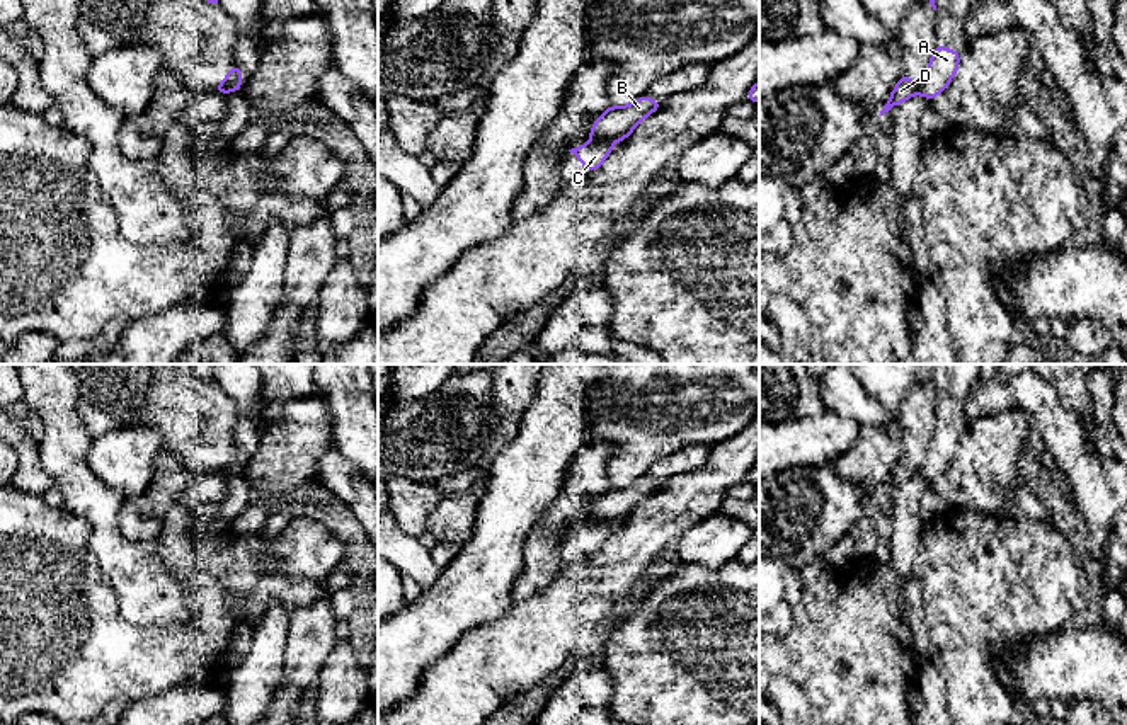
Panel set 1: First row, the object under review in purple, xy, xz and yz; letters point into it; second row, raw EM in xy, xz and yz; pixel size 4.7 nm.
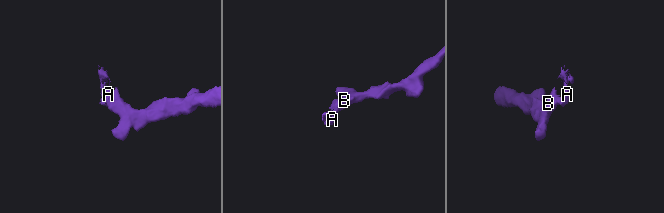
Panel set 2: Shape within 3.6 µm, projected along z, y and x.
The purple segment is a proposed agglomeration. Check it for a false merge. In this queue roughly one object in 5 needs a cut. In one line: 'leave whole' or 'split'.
split

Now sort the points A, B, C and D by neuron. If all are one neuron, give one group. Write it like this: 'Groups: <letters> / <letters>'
Groups: A C / B D

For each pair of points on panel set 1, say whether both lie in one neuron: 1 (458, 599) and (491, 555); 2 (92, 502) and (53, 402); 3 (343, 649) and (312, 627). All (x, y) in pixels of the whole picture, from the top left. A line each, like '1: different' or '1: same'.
1: same
2: same
3: different

